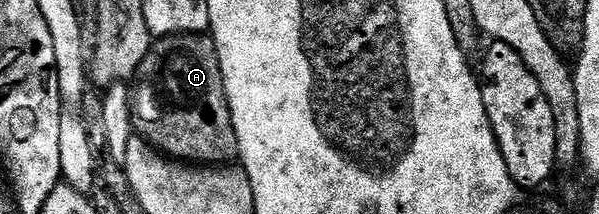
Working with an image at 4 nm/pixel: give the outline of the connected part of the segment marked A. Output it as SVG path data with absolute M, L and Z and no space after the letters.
M208 33L203 34L174 34L172 38L163 38L154 41L149 47L147 56L143 60L143 64L137 69L135 75L135 83L131 90L131 107L132 117L135 119L135 130L140 137L144 138L154 150L182 163L182 164L229 164L229 162L238 157L237 153L237 137L235 136L235 128L231 120L231 112L229 111L229 101L225 95L225 85L223 84L223 76L221 75L221 65L219 64L219 56L217 55L217 46L213 43L212 37Z

